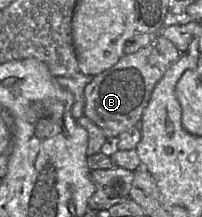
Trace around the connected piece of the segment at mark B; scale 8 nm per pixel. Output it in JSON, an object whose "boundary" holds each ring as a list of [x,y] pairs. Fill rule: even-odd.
{"boundary":[[[162,36],[135,53],[123,55],[114,66],[94,76],[86,85],[84,116],[97,125],[106,138],[117,137],[139,125],[154,87],[179,57],[180,52],[174,44]]]}

